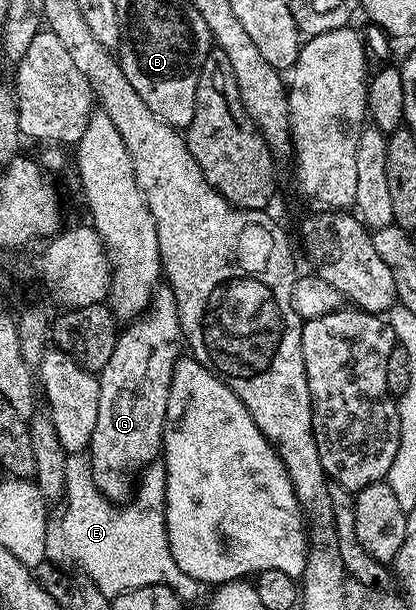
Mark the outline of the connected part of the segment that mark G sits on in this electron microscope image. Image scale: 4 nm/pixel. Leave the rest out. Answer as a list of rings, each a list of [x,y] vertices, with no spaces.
[[[167,284],[157,286],[147,310],[125,326],[128,327],[125,330],[123,327],[116,335],[114,353],[110,355],[106,368],[98,372],[98,421],[94,424],[92,443],[87,448],[94,484],[117,504],[122,504],[132,497],[138,482],[137,476],[144,467],[153,465],[161,457],[166,400],[170,400],[170,380],[174,376],[174,364],[182,356],[182,347],[185,345],[176,297]]]

